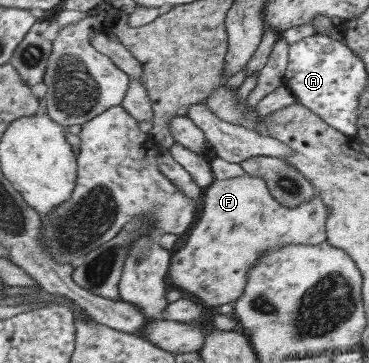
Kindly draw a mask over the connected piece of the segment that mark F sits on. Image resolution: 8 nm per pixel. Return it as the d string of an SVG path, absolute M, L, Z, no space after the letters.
M244 175L218 179L206 188L203 211L185 246L173 254L170 287L184 289L207 306L236 301L248 286L248 272L273 249L293 245L317 246L328 241L328 207L320 195L298 207L282 205L262 177Z

